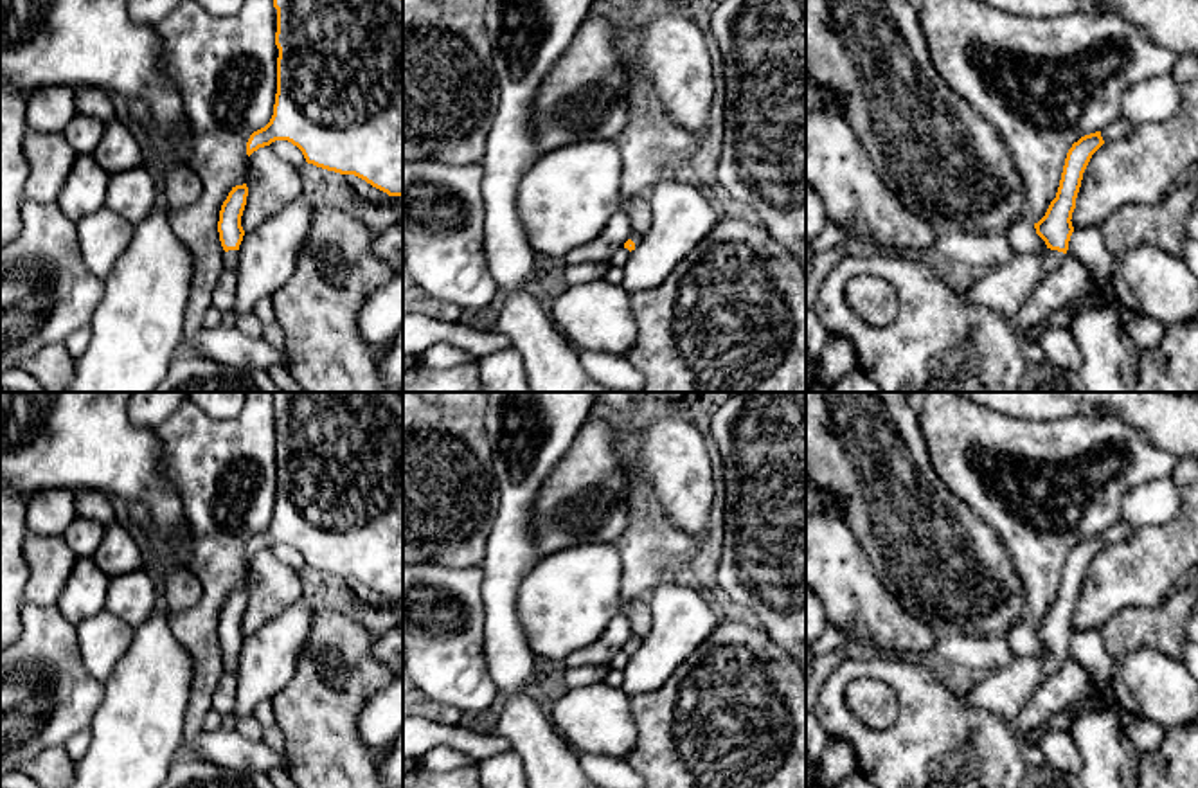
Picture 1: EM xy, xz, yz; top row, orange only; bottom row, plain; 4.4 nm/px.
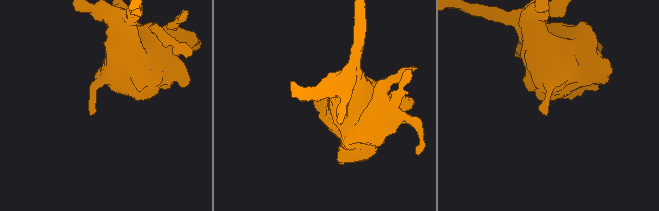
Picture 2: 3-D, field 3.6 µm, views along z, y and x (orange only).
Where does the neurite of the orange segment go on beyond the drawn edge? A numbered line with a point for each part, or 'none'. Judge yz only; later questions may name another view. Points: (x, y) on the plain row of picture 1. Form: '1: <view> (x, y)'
1: yz (1004, 691)

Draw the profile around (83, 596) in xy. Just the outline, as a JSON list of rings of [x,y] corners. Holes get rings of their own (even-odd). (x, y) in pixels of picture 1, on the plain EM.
[[[79,558],[56,603],[67,621],[79,626],[106,610],[110,578],[92,558]]]

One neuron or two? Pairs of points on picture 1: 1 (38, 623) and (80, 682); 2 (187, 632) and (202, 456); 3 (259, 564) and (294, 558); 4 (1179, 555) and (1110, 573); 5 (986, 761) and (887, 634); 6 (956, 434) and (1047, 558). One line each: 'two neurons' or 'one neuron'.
1: one neuron
2: one neuron
3: two neurons
4: one neuron
5: two neurons
6: one neuron

